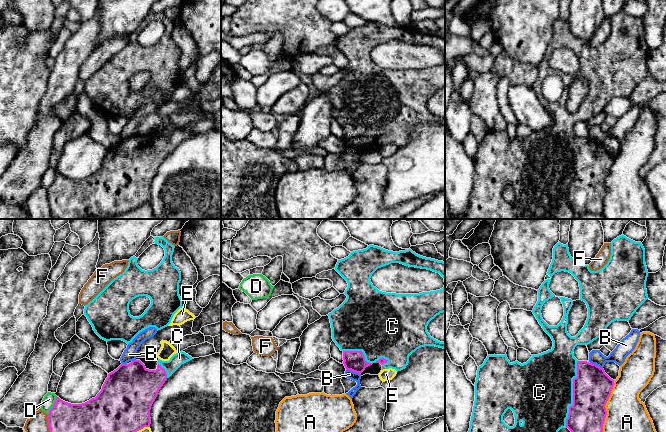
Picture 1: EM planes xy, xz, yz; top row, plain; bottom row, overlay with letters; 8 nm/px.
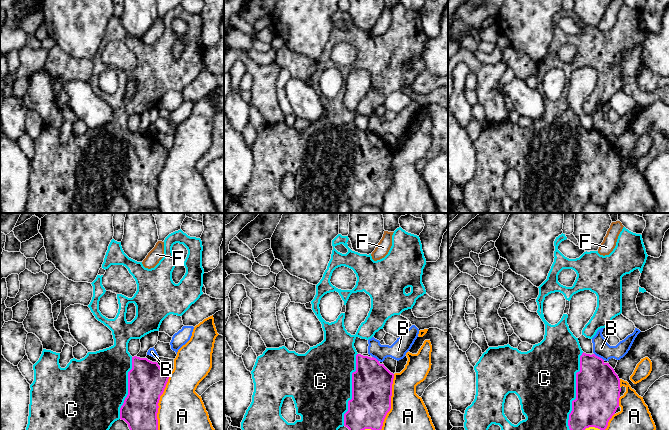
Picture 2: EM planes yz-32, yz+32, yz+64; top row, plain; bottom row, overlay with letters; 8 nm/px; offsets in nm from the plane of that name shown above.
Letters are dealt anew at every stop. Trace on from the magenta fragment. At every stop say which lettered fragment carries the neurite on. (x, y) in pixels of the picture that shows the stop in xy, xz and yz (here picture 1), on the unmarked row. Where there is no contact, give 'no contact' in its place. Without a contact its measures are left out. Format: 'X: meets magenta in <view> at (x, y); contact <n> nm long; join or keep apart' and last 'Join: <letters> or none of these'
A: meets magenta in yz at (605, 184); contact 460 nm long; keep apart
B: meets magenta in xz at (353, 147); contact 130 nm long; keep apart
C: meets magenta in yz at (573, 170); contact 550 nm long; join
D: meets magenta in xy at (53, 181); contact 160 nm long; keep apart
E: meets magenta in xy at (115, 214); contact 550 nm long; keep apart
F: meets magenta in xy at (49, 203); contact 220 nm long; keep apart
Join: C

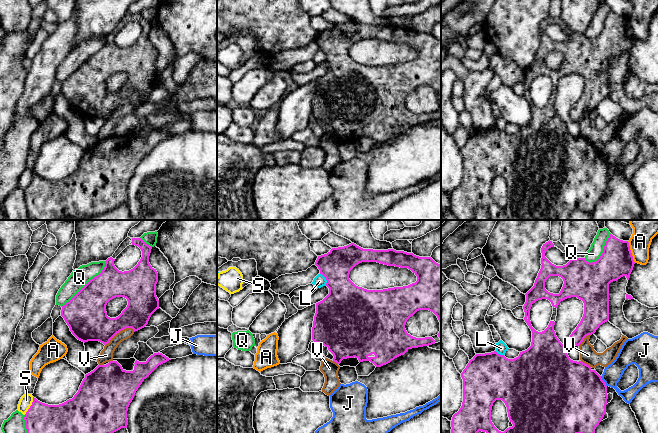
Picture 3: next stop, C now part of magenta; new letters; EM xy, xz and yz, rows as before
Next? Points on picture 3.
A: meets magenta in yz at (630, 28); contact 190 nm long; keep apart
J: meets magenta in yz at (603, 157); contact 100 nm long; keep apart
L: meets magenta in xz at (326, 55); contact 120 nm long; keep apart
Q: meets magenta in xy at (87, 59); contact 500 nm long; keep apart
S: meets magenta in xy at (30, 182); contact 160 nm long; keep apart
V: meets magenta in xy at (119, 107); contact 260 nm long; keep apart
Join: none of these

